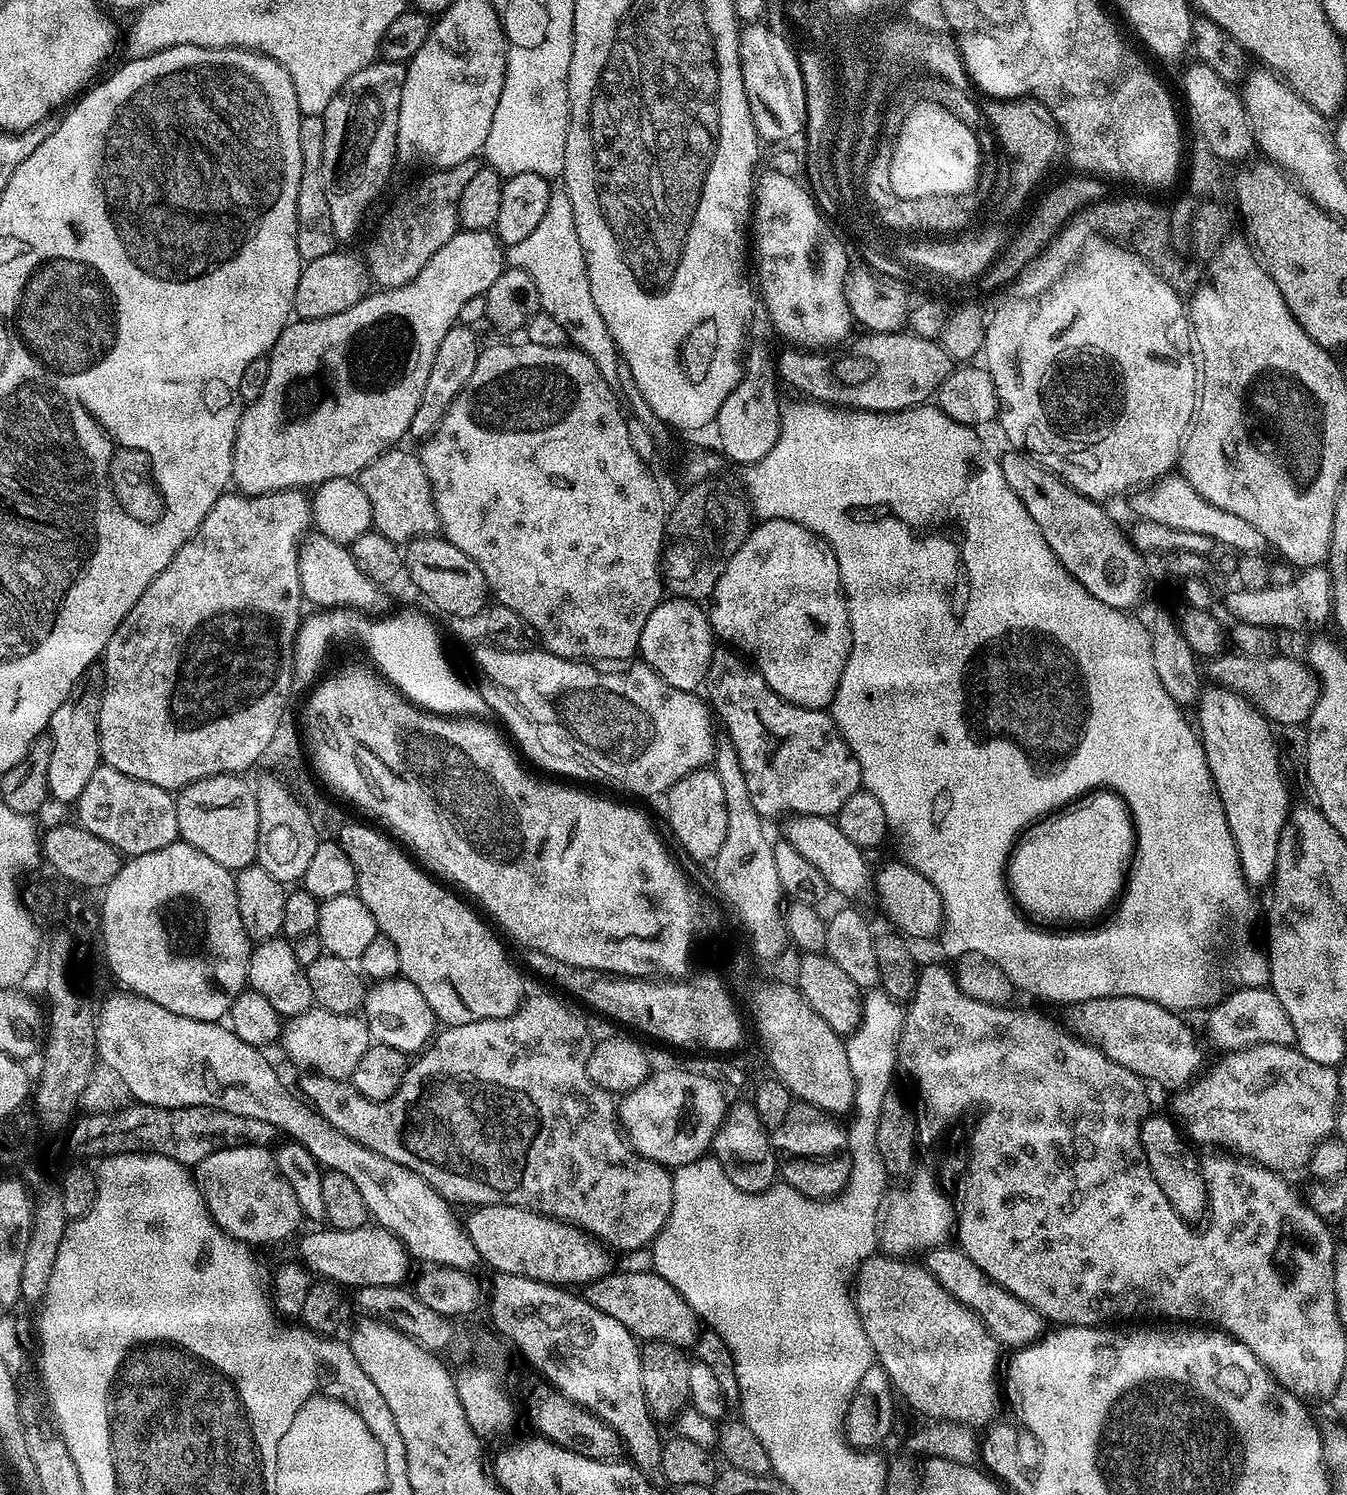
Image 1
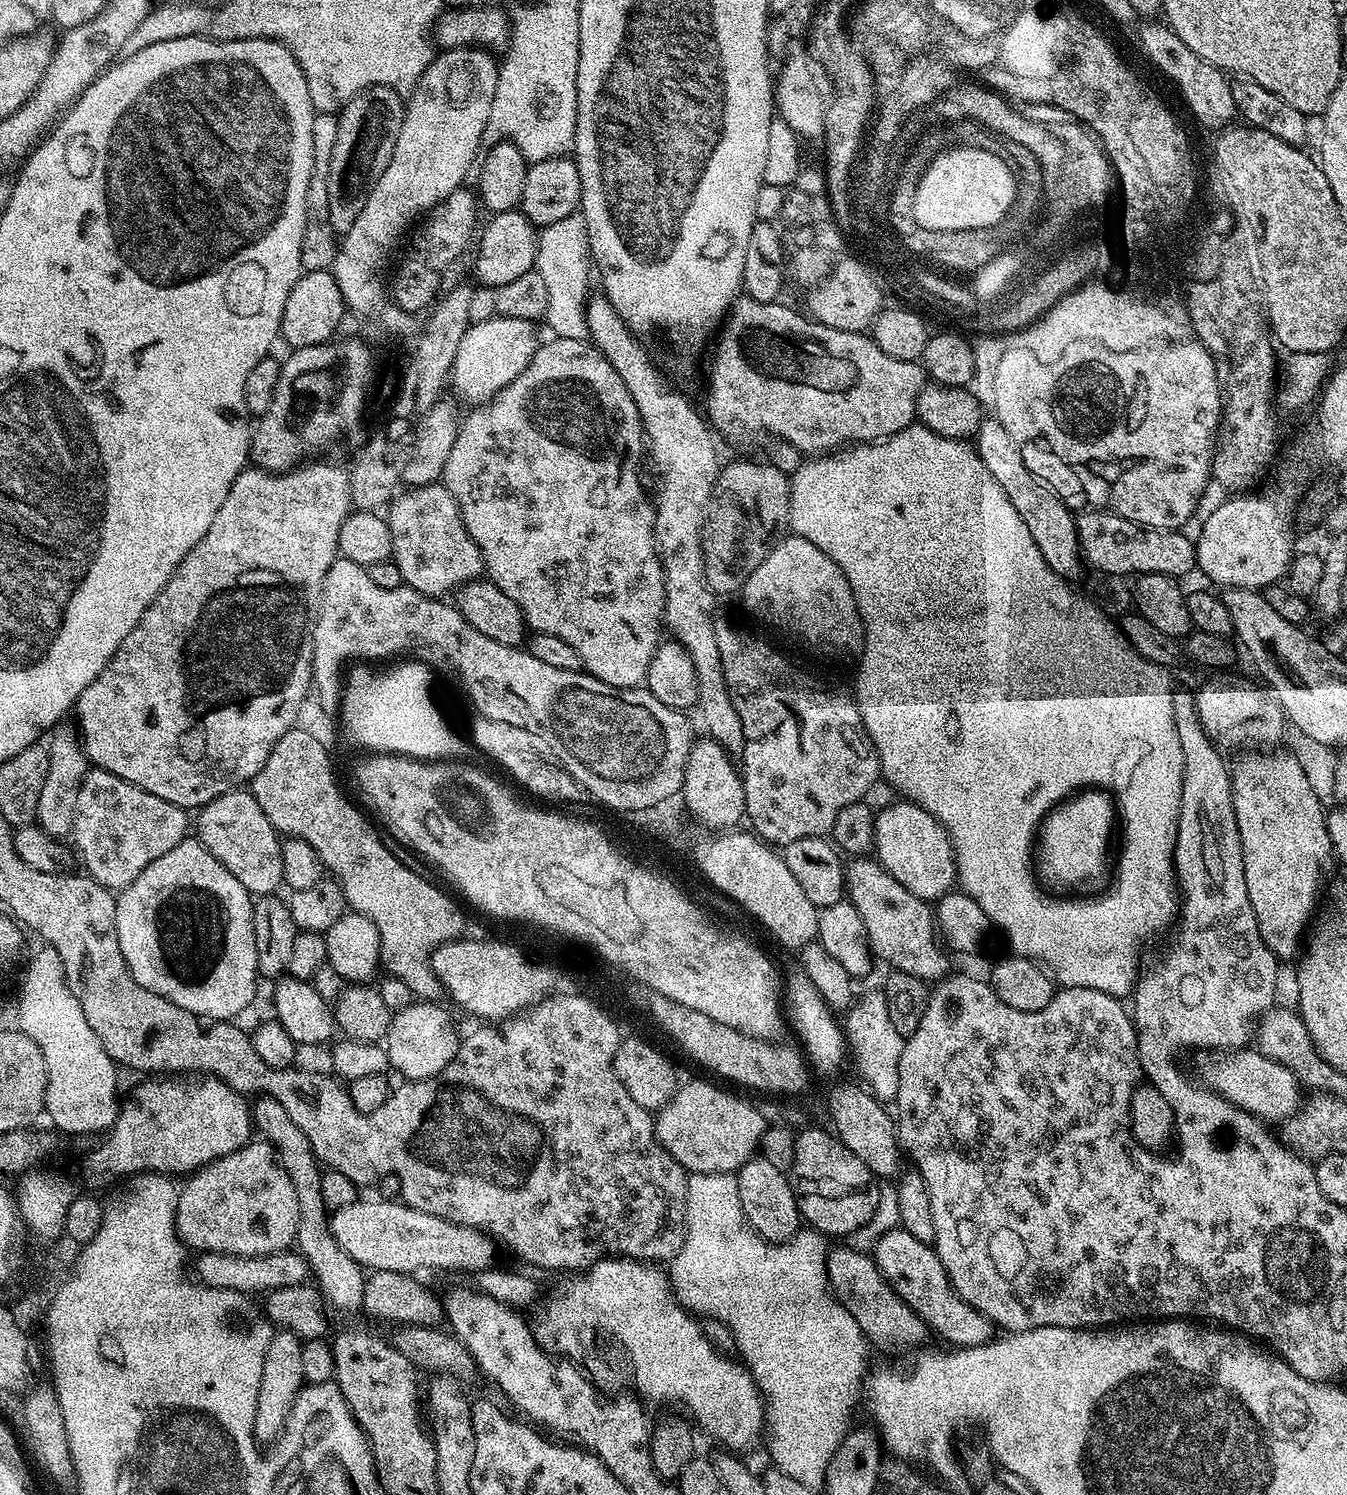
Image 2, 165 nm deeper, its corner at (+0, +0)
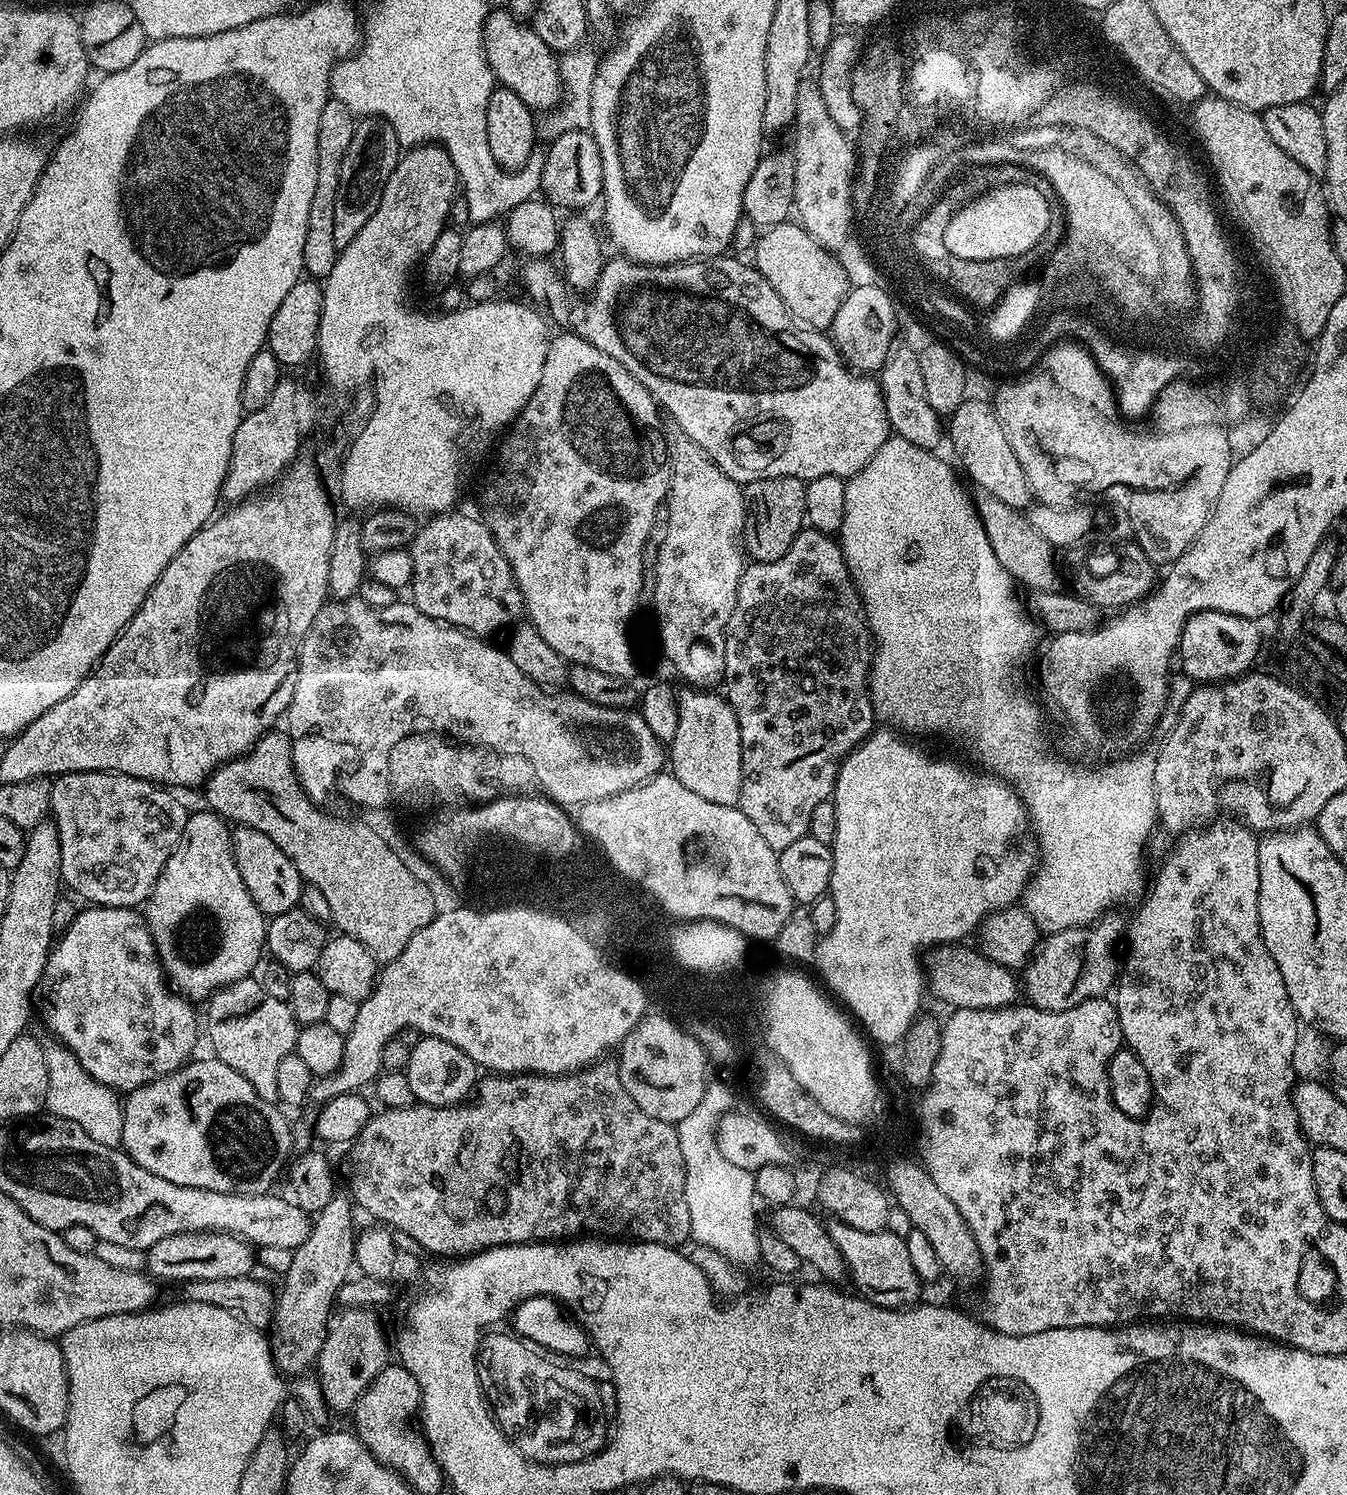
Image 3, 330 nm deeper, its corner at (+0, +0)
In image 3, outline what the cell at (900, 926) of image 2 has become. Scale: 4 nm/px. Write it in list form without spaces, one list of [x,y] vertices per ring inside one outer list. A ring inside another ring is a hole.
[[[959,943],[954,944],[941,944],[933,949],[931,949],[930,955],[932,956],[929,960],[926,960],[926,984],[927,987],[930,989],[931,995],[932,992],[934,995],[937,996],[938,999],[941,1000],[944,1004],[952,1004],[951,1007],[953,1009],[957,1008],[1006,1008],[1017,1003],[1018,997],[1016,997],[1016,992],[1018,996],[1018,980],[1014,977],[1013,969],[1007,968],[1006,966],[1002,966],[998,962],[994,962],[993,960],[988,960],[984,957],[984,953],[977,950],[975,947],[972,948],[964,948],[968,946],[961,946]]]

